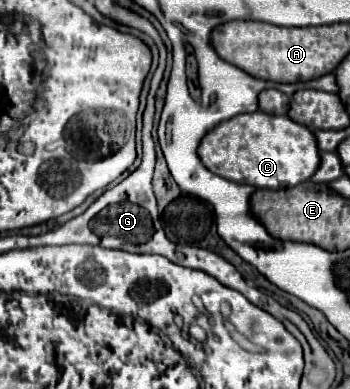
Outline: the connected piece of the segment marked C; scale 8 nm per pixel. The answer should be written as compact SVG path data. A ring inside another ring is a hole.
M264 112L240 114L220 122L202 138L198 156L202 164L216 176L238 184L272 190L298 186L310 180L320 164L316 138L306 126L290 120L288 116L274 116Z

